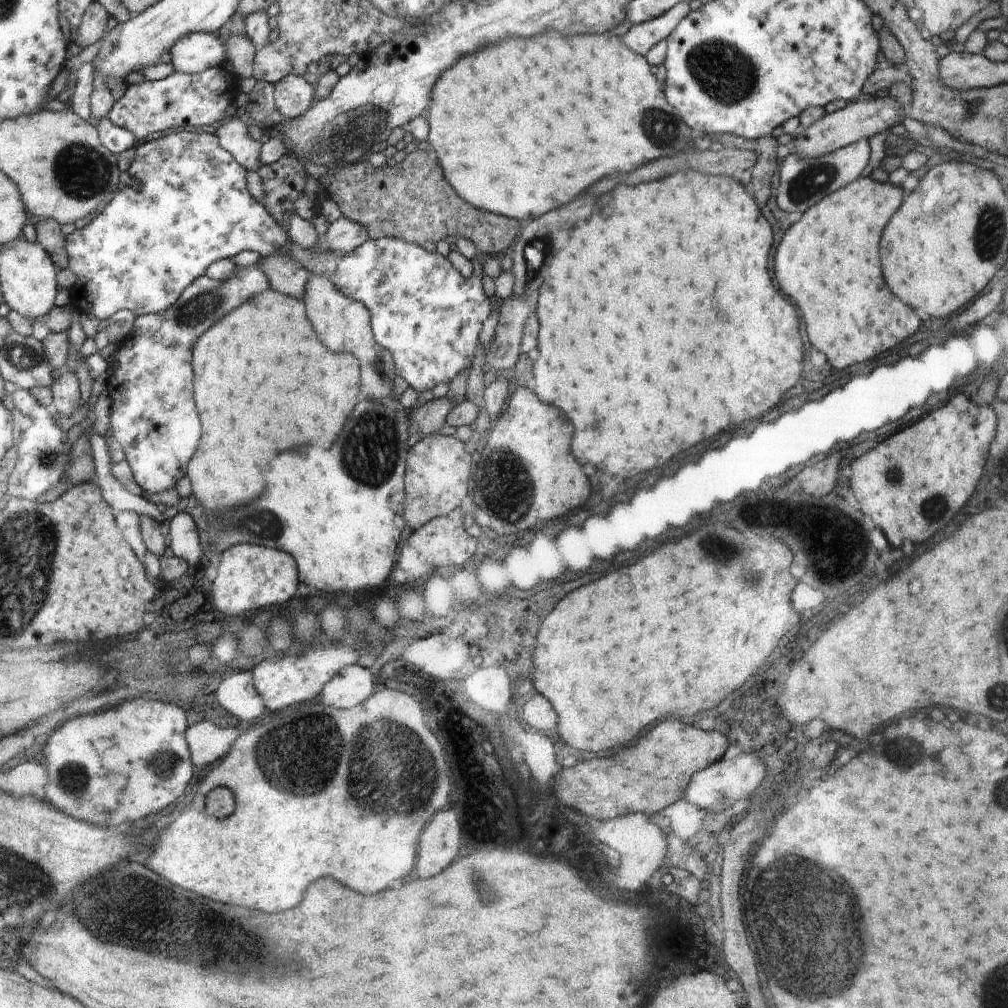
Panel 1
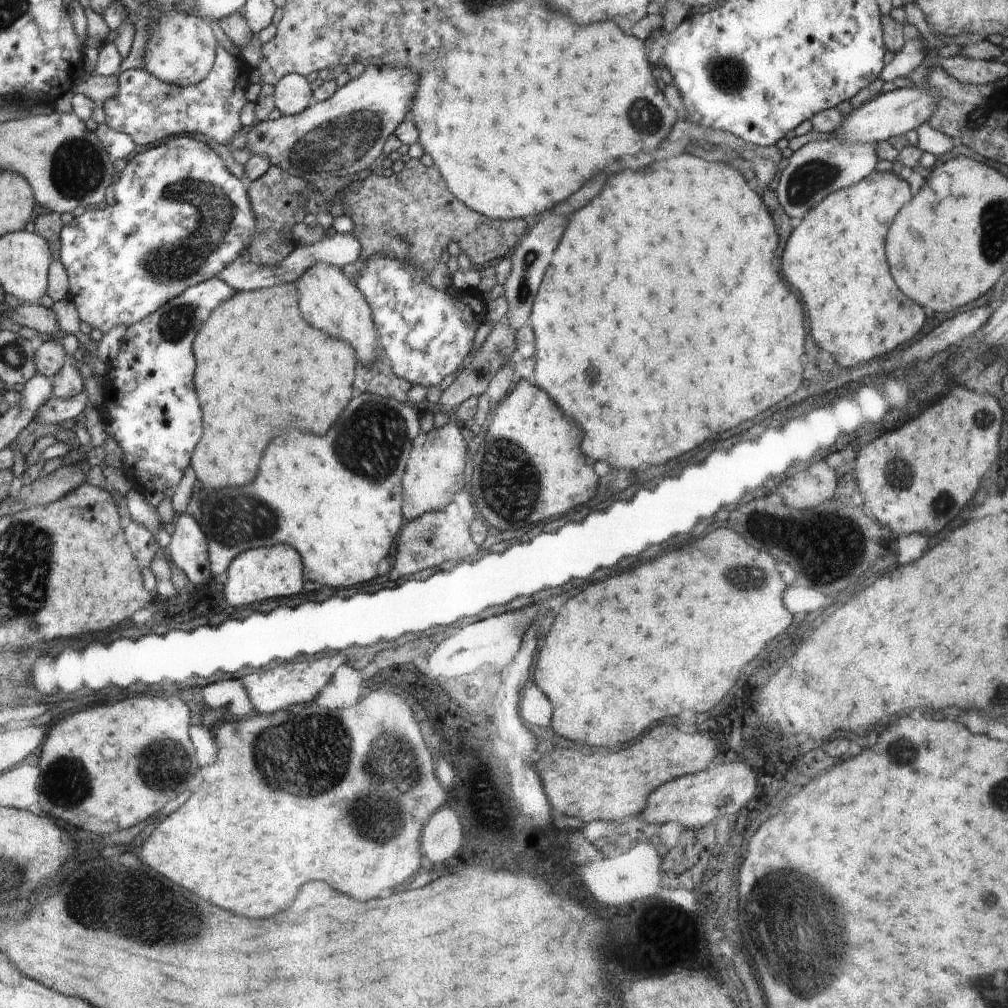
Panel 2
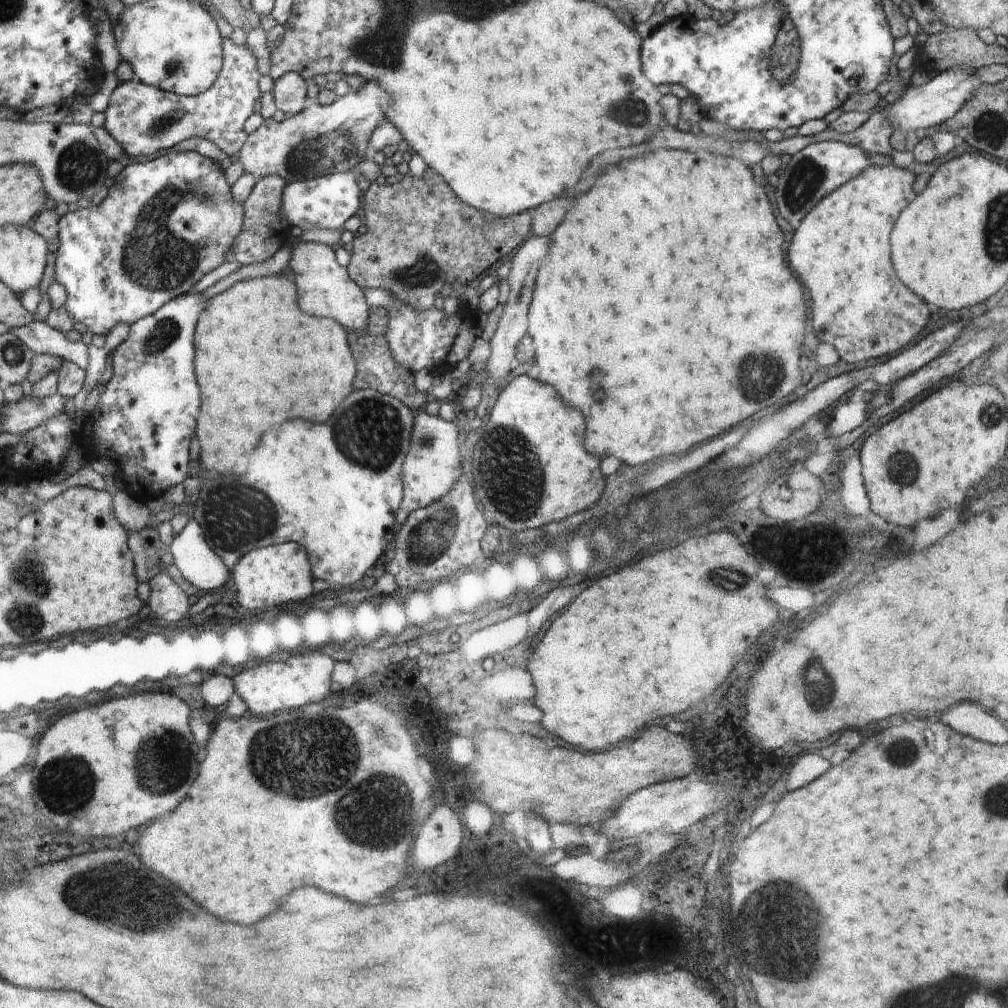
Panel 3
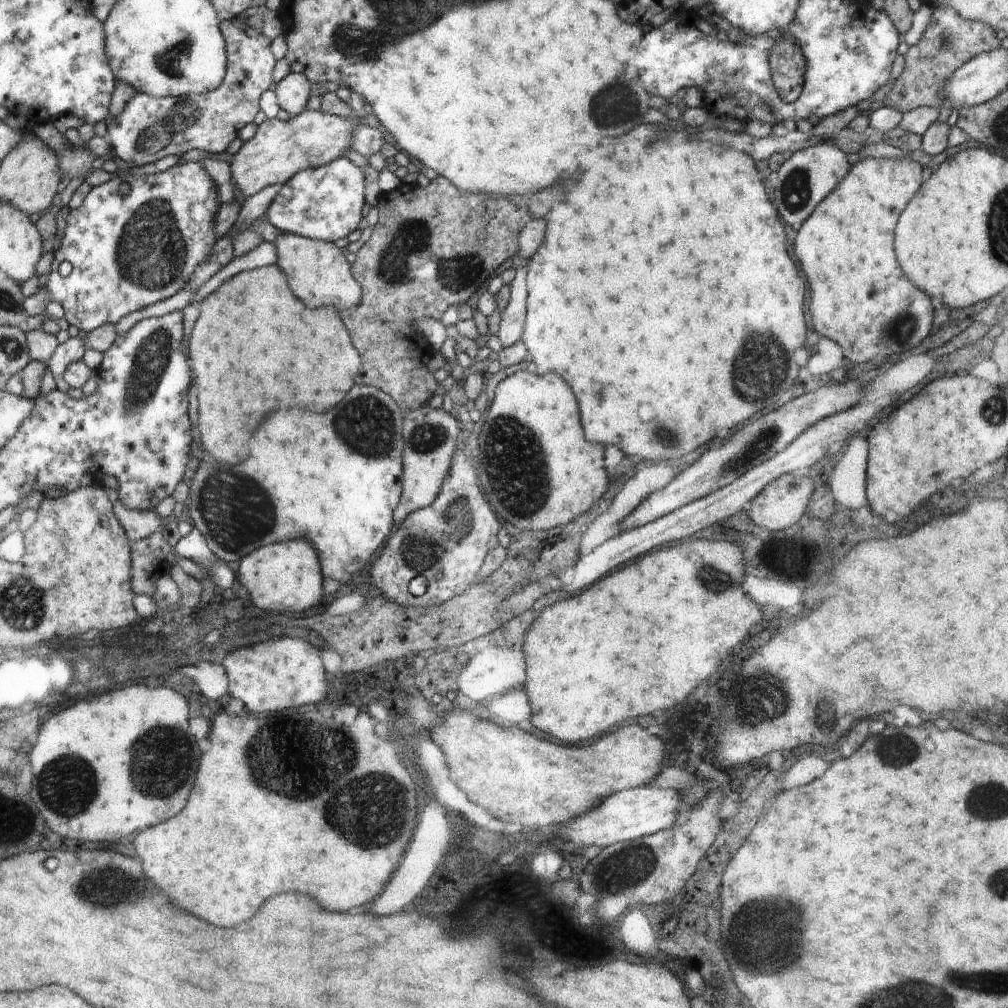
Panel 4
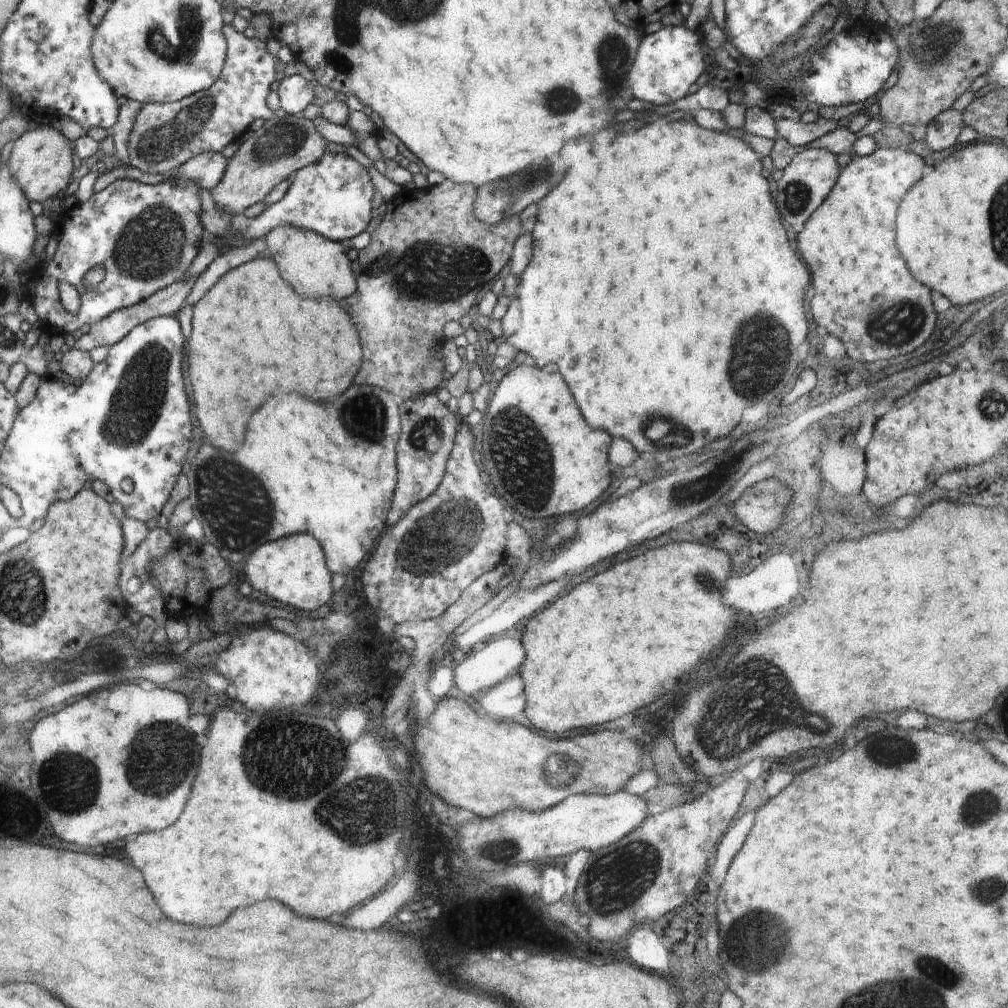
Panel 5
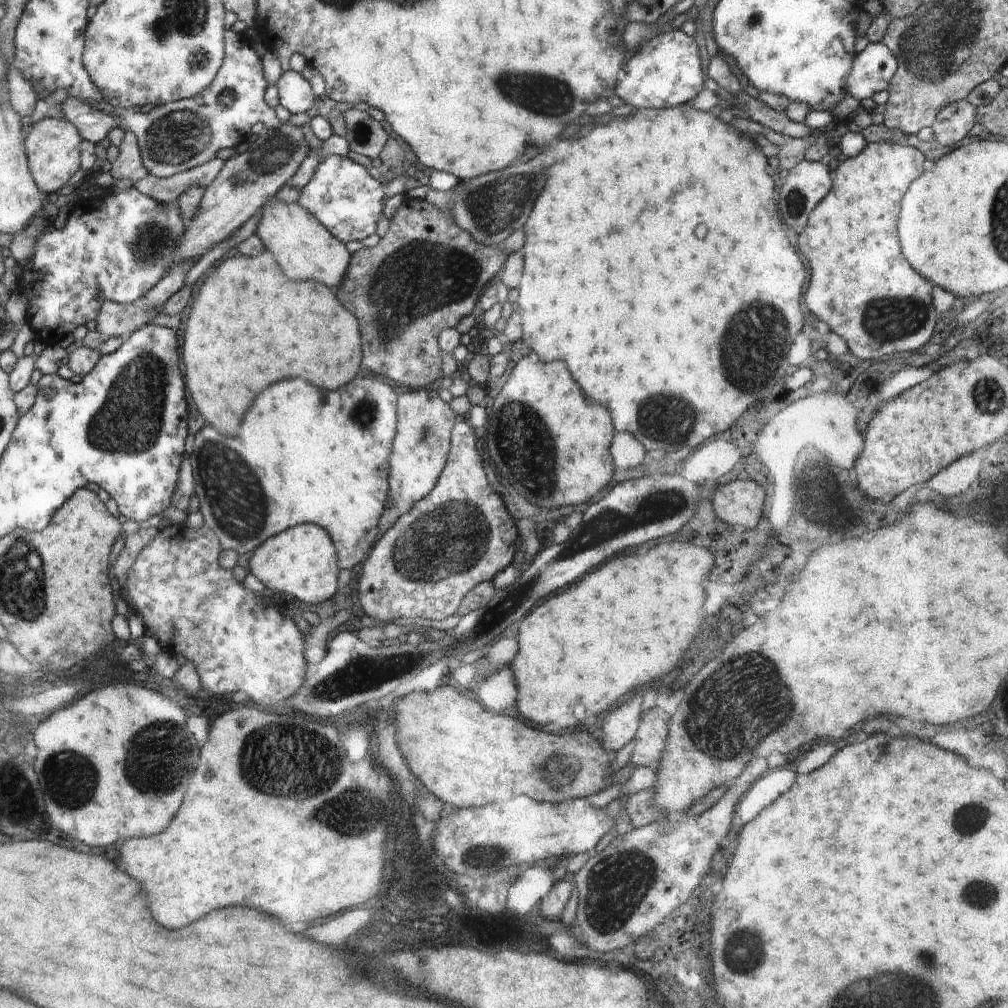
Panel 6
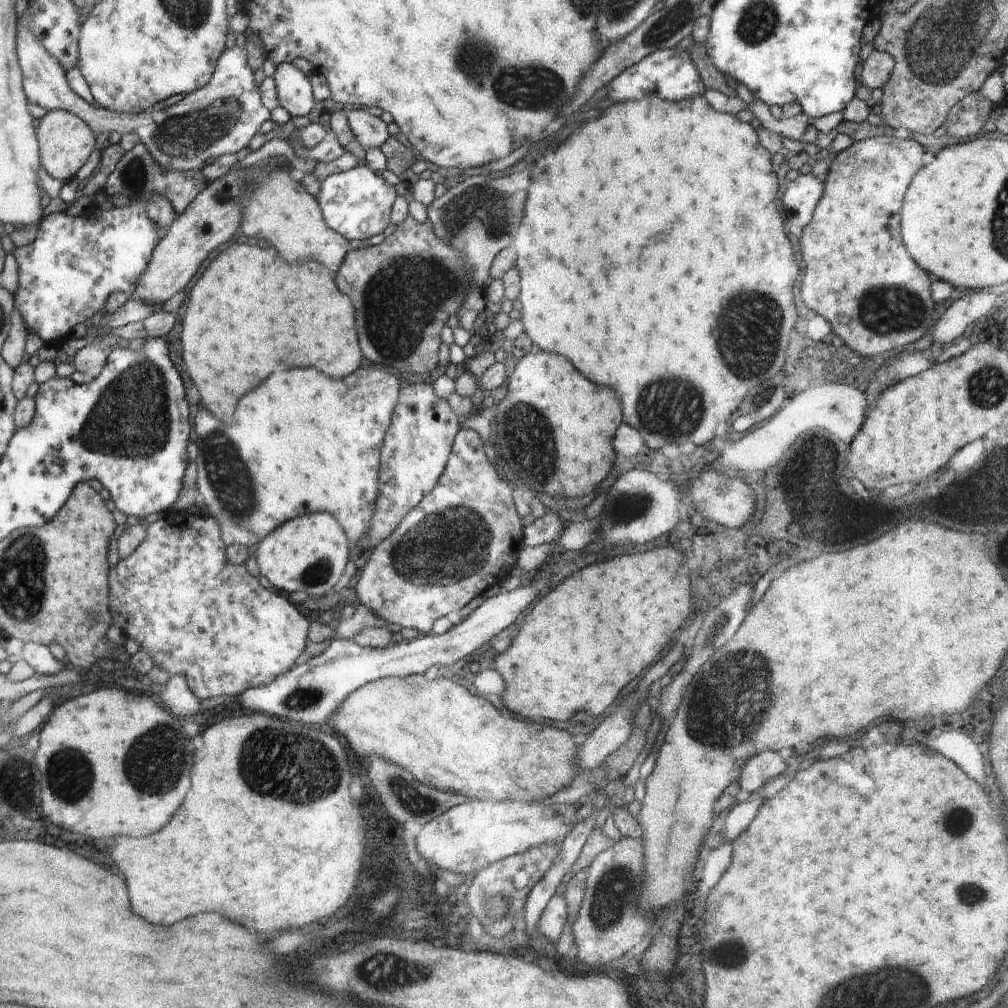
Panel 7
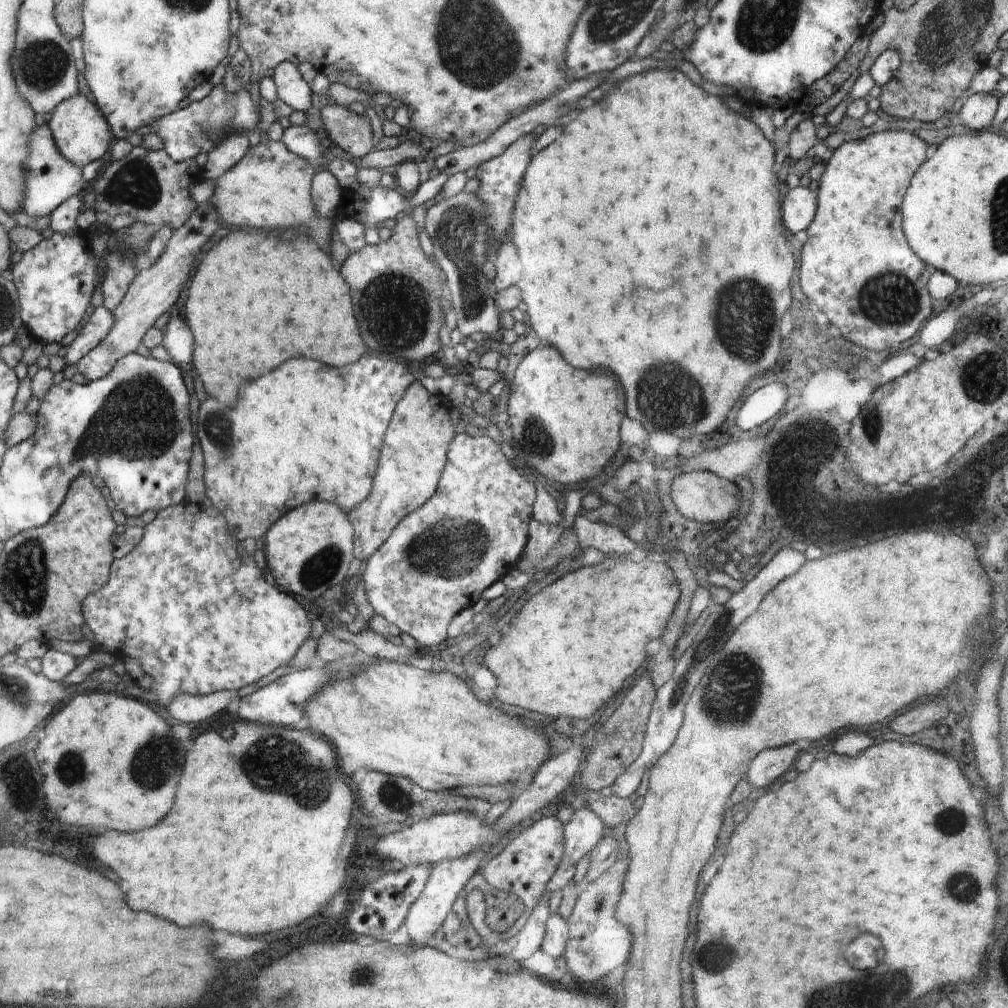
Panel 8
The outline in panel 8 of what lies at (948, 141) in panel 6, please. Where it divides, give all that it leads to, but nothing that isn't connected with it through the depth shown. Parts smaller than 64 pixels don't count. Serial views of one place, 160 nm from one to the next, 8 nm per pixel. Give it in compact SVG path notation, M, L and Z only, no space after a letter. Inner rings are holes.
M972 94L958 112L958 121L969 131L984 131L991 126L999 100L992 94Z

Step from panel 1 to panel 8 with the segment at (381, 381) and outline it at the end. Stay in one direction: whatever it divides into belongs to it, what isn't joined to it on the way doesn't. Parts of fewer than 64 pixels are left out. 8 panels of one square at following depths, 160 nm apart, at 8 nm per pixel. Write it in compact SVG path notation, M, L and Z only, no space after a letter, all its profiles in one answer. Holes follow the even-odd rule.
M266 140L258 145L251 146L248 153L236 164L224 172L220 178L214 180L214 195L211 200L214 208L222 214L222 220L232 226L240 228L290 228L290 226L306 226L310 230L310 236L316 242L326 242L328 238L334 240L334 218L318 216L314 202L312 202L311 185L316 174L315 165L296 156L286 148L284 142Z

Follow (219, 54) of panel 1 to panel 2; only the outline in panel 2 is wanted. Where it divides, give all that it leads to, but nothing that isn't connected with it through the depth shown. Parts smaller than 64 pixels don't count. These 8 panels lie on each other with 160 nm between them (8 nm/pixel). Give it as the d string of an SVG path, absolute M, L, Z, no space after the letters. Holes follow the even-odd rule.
M179 7L160 9L158 22L151 22L150 38L144 48L144 69L167 84L199 84L213 71L216 63L216 38L210 23Z

